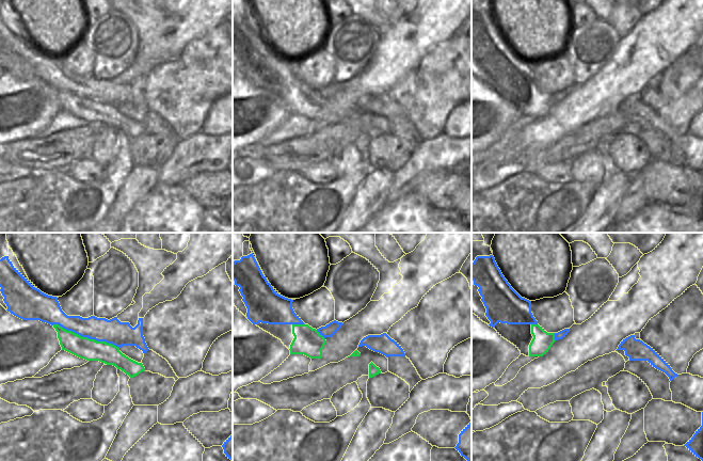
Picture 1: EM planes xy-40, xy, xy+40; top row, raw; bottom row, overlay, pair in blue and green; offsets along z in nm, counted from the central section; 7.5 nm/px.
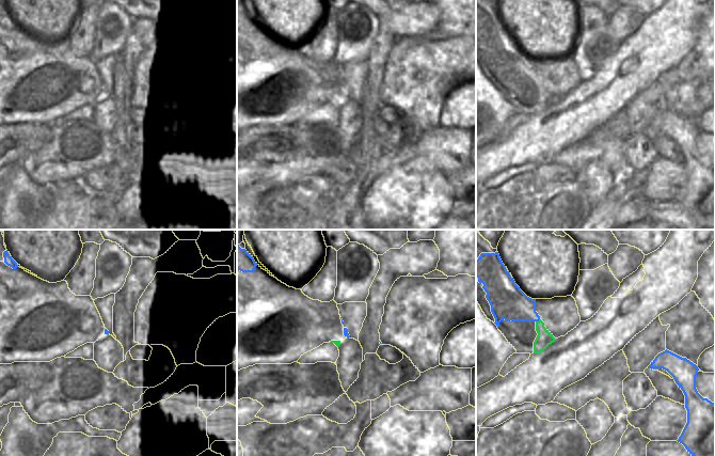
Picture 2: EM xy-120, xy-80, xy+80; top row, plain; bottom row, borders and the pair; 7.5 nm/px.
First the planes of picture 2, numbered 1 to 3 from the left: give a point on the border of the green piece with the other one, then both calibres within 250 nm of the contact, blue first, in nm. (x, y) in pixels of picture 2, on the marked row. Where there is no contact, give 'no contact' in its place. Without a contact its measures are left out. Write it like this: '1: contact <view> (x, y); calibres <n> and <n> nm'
1: no contact
2: no contact
3: contact xy+80 (538, 320); calibres 260 and 120 nm

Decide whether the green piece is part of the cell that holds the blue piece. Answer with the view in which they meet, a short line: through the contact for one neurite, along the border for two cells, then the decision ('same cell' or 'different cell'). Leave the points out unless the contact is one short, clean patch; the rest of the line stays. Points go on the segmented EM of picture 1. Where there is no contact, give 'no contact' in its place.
meets blue in xy-40; different cell

